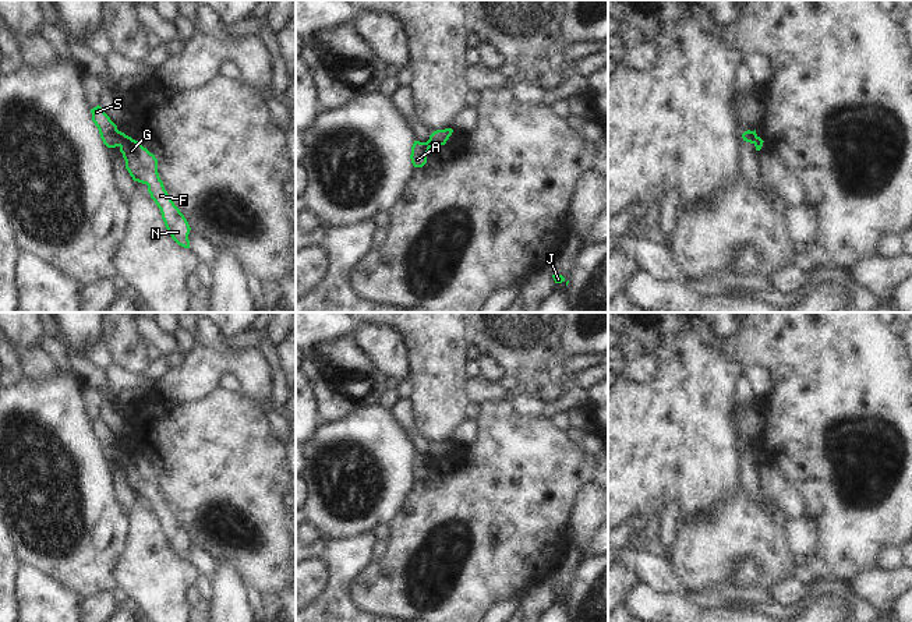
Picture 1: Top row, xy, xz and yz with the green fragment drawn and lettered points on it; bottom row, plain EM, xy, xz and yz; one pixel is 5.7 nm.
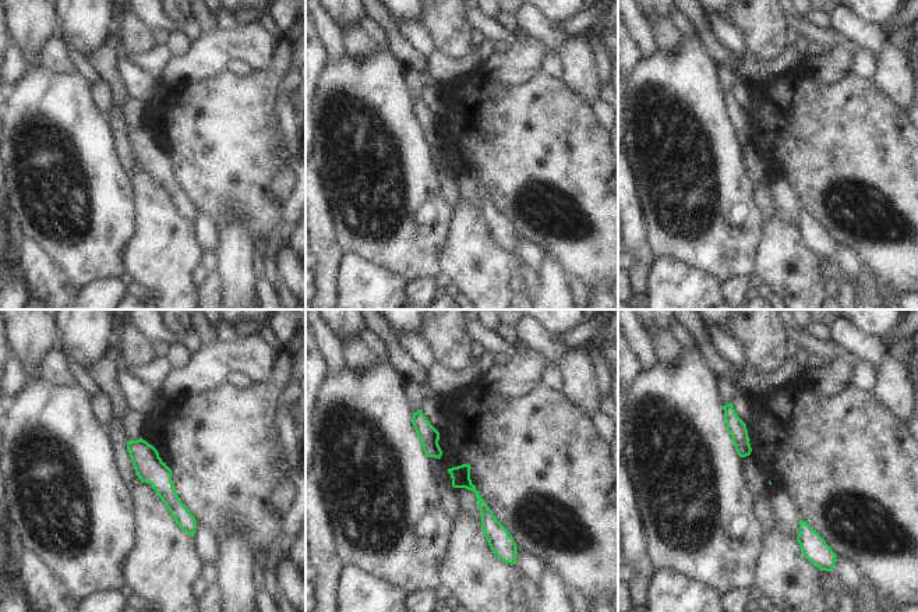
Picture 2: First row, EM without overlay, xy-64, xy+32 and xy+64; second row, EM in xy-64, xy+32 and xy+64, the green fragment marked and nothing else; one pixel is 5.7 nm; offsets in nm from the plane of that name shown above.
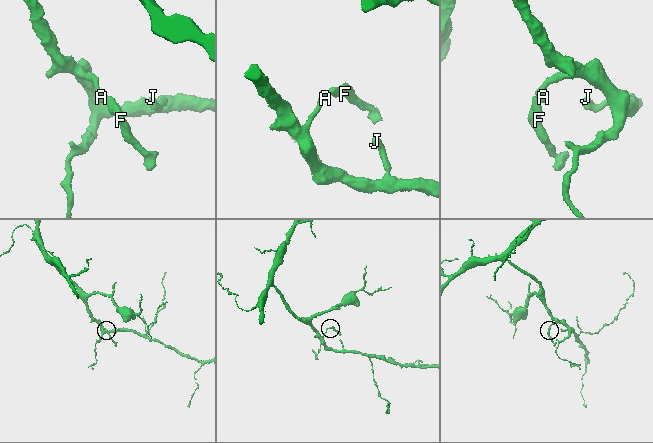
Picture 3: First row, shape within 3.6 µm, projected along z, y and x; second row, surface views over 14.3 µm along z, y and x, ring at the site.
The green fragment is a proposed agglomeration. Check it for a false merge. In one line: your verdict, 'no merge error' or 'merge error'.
merge error

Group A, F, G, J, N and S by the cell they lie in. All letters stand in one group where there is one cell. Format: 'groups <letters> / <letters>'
groups A J S / F G N

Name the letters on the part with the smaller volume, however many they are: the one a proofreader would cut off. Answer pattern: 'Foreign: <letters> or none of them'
Foreign: F, G, N

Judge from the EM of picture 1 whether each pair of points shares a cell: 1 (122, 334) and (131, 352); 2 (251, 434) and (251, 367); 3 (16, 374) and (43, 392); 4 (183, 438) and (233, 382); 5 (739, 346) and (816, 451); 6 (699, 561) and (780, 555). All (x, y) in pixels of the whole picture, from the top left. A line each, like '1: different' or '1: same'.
1: same
2: different
3: different
4: different
5: same
6: same

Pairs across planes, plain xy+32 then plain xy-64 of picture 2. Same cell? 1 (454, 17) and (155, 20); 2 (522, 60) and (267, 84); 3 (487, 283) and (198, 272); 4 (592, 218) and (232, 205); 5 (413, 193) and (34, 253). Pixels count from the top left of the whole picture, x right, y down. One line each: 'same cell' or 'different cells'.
1: different cells
2: different cells
3: different cells
4: same cell
5: different cells

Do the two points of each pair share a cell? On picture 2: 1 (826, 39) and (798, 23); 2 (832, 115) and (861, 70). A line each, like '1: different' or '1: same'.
1: same
2: different

